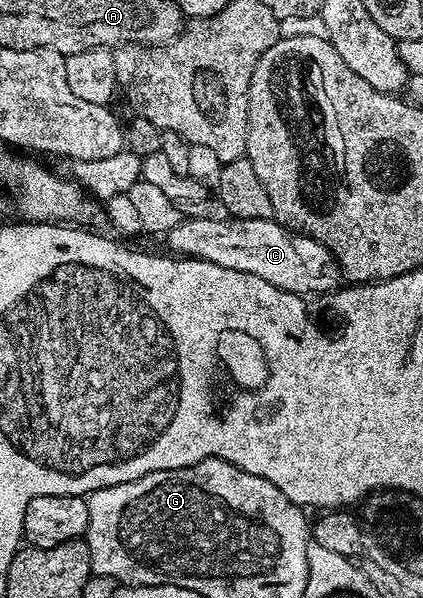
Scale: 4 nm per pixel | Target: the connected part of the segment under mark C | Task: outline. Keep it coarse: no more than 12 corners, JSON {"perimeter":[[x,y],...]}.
{"perimeter":[[274,219],[180,220],[187,259],[330,295],[338,259]]}

